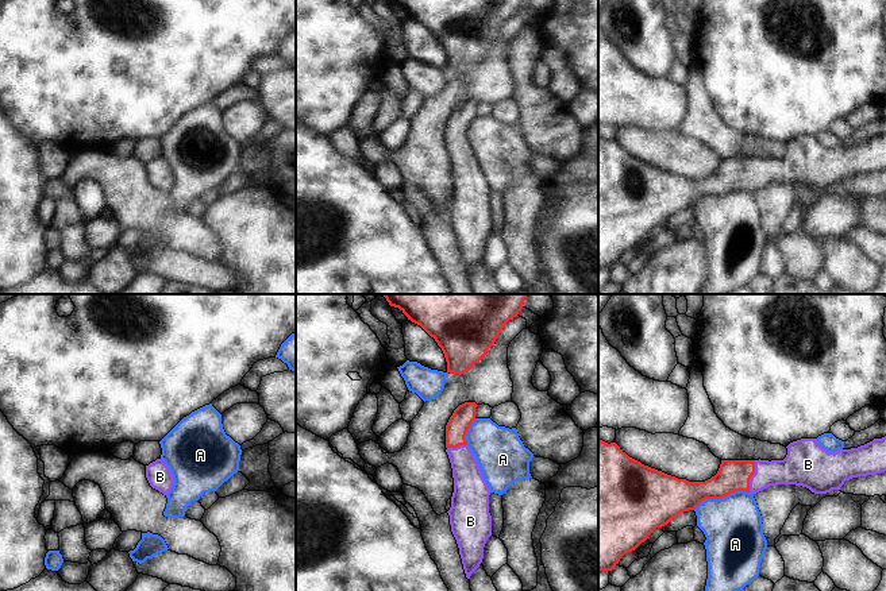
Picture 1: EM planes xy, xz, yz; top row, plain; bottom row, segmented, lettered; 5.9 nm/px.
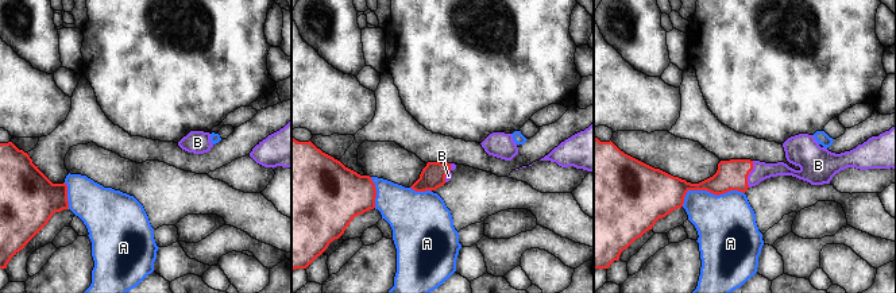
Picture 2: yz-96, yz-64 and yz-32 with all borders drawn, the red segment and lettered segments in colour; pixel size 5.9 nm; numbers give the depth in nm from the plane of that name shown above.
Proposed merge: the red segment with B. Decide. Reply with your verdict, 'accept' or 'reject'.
accept

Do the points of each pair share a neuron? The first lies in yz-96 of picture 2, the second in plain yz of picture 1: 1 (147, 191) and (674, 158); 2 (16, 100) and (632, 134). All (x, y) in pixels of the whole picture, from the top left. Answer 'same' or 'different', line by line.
1: same
2: different

